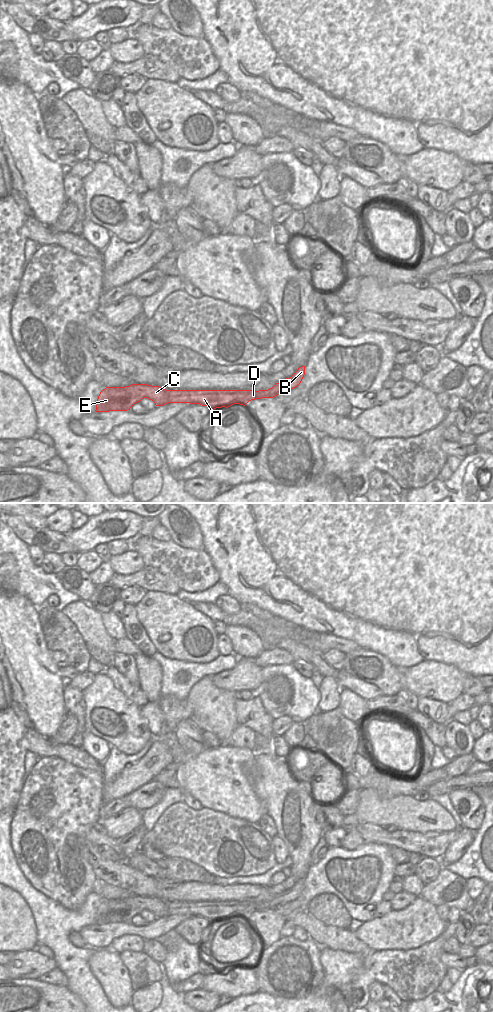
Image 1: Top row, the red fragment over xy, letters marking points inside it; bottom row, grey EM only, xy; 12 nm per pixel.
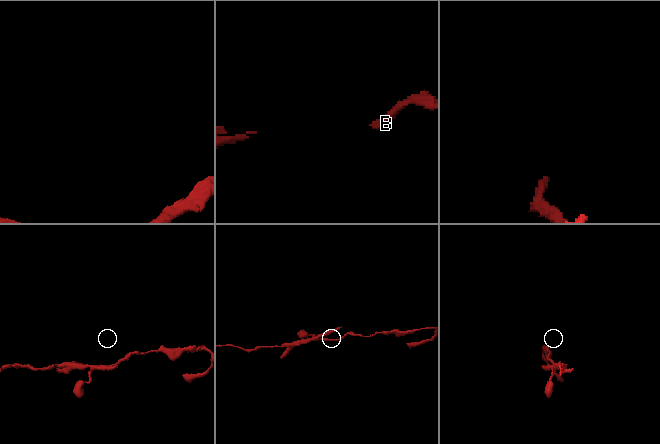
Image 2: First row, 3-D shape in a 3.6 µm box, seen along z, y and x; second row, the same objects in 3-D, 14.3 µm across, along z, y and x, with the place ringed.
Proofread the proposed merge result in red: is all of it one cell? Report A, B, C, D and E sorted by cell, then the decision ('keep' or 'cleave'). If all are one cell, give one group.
A B D / C E; cleave

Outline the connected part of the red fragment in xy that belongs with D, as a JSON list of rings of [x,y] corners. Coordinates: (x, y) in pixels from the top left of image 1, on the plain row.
[[[301,878],[291,889],[275,895],[268,902],[169,902],[169,915],[200,916],[211,923],[216,920],[228,920],[234,916],[245,918],[251,912],[273,910],[296,900],[304,887],[305,878]]]

